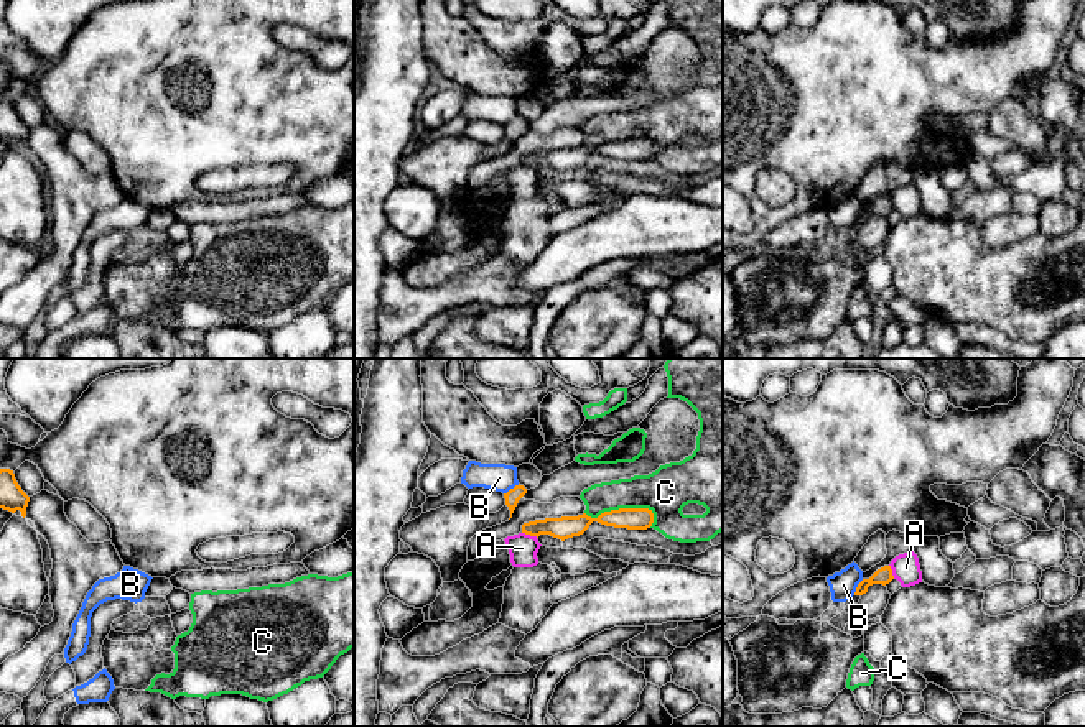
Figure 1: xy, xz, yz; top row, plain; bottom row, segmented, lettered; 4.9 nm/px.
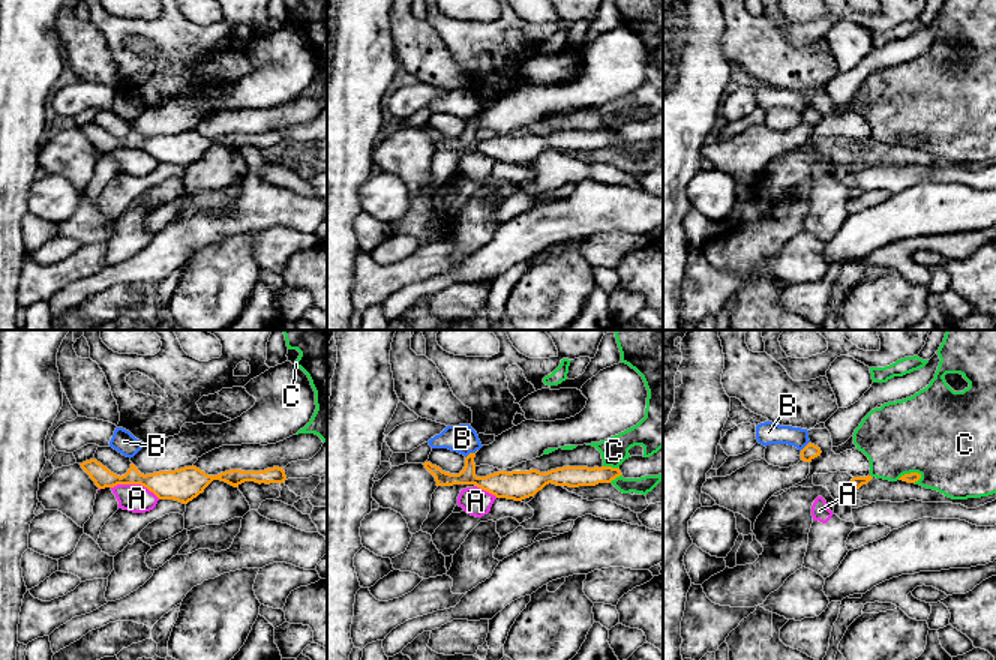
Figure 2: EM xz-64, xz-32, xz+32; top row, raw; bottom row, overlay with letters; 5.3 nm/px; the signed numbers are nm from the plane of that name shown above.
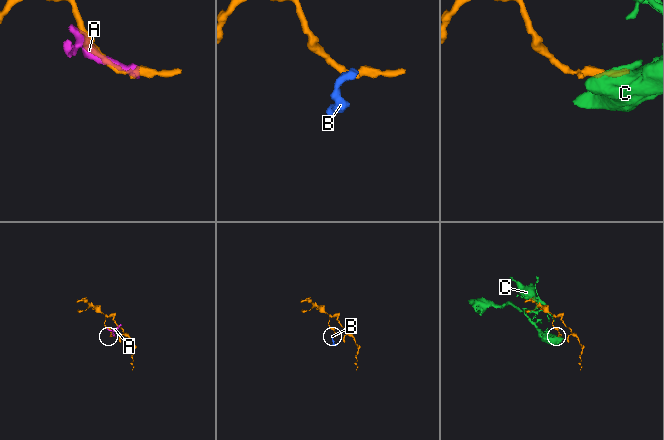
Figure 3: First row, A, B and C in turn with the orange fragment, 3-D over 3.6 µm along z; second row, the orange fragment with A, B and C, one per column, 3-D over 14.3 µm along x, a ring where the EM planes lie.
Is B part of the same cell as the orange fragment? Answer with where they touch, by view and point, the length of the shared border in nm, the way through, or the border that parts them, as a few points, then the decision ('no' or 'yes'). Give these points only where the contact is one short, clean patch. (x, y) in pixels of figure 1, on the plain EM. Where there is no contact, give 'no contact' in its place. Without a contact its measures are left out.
contact yz (856, 219); length 90 nm; border yz (863, 211), (853, 226); no

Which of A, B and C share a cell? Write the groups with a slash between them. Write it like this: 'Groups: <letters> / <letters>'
Groups: A B C

